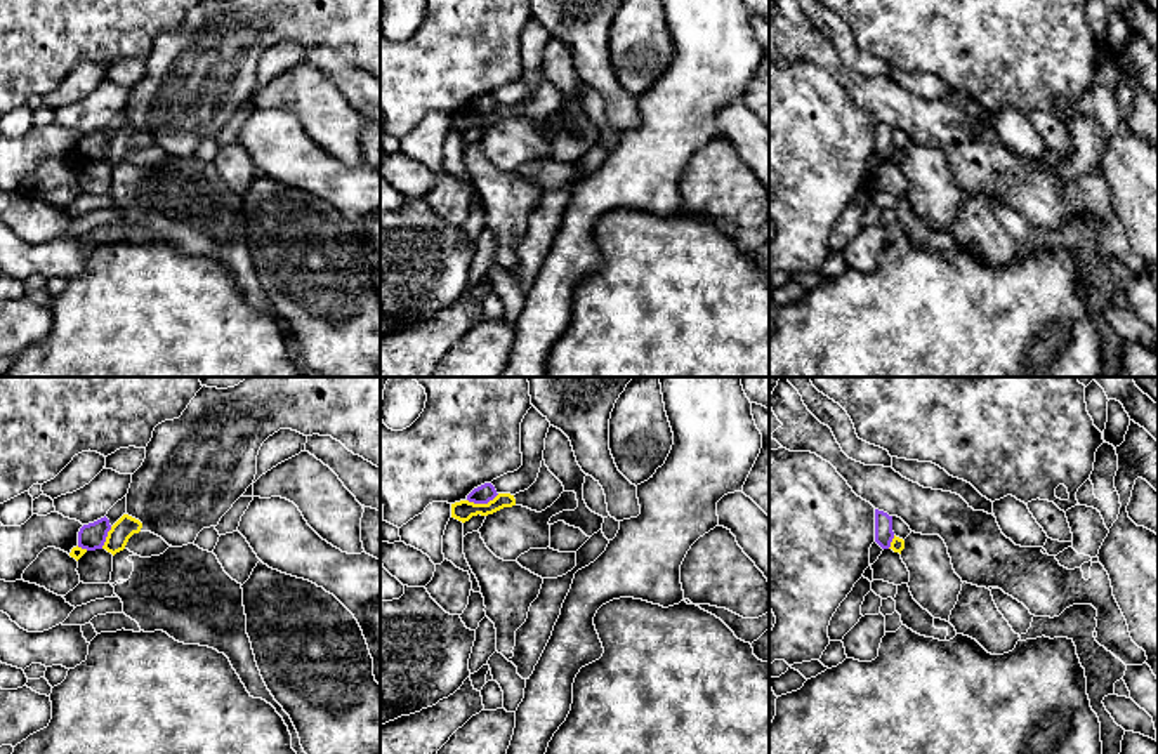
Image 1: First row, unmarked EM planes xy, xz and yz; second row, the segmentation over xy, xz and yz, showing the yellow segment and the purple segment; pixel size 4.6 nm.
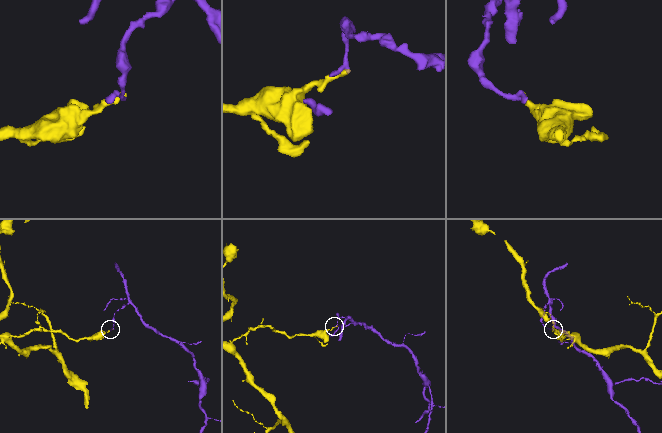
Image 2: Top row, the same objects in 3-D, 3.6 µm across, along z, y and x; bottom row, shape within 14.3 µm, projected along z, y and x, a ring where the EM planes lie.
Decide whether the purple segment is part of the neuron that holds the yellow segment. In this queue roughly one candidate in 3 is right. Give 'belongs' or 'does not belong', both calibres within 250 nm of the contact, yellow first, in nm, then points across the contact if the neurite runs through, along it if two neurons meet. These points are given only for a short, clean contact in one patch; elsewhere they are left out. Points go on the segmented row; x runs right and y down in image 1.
does not belong; 90 nm thick on the yellow side, 90 nm on the other; border along xz (499, 494), (486, 502), (467, 501)

